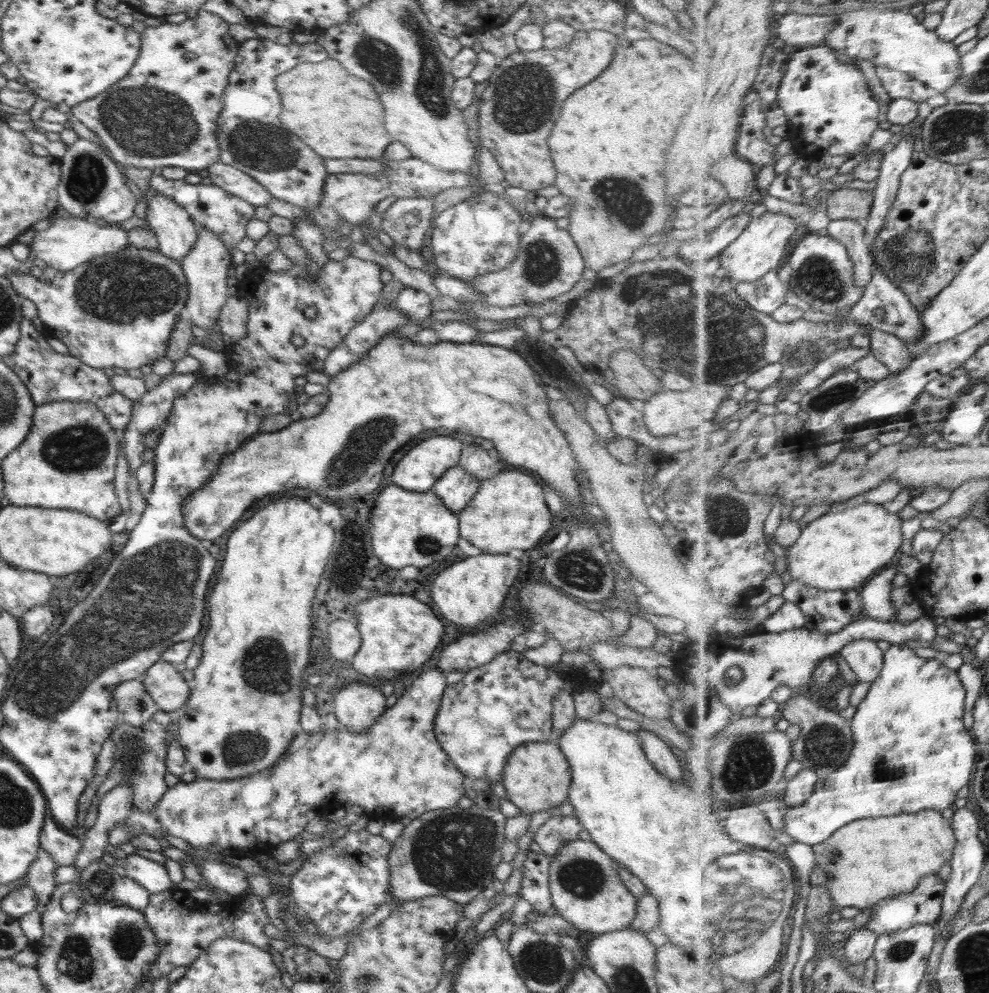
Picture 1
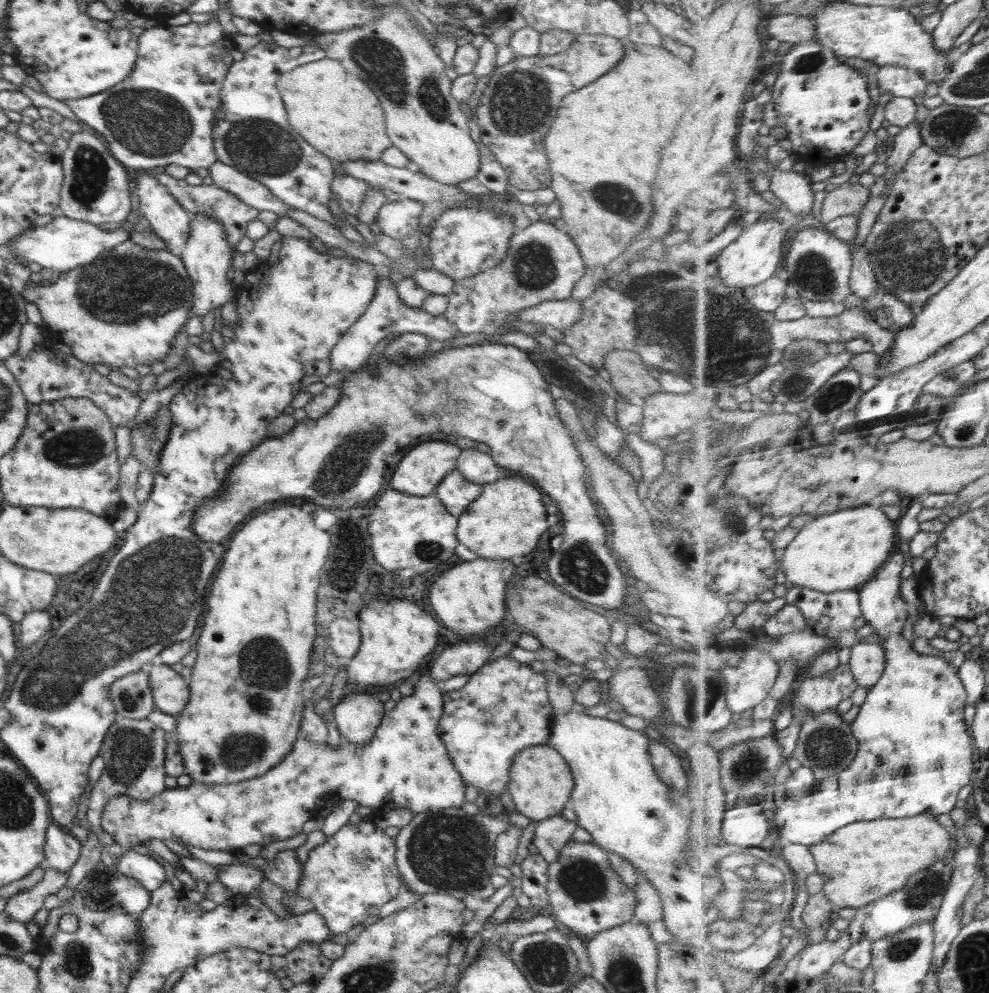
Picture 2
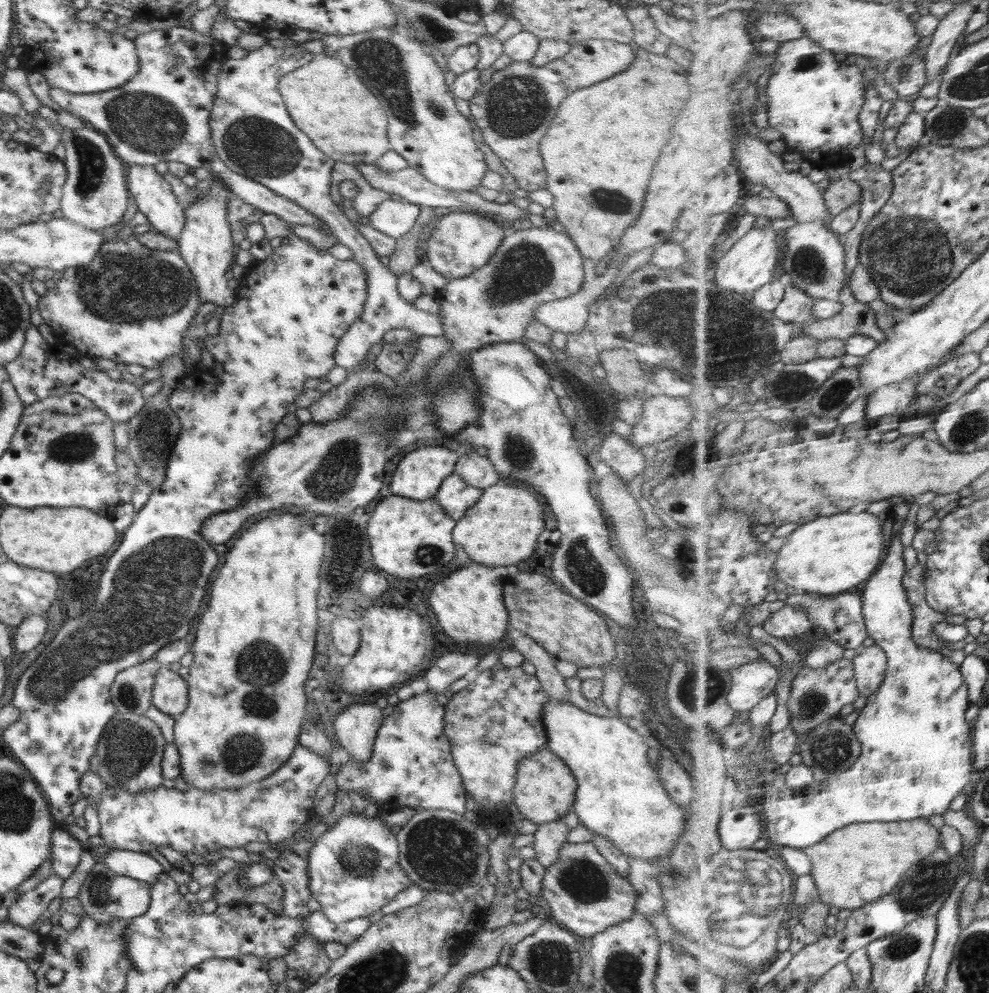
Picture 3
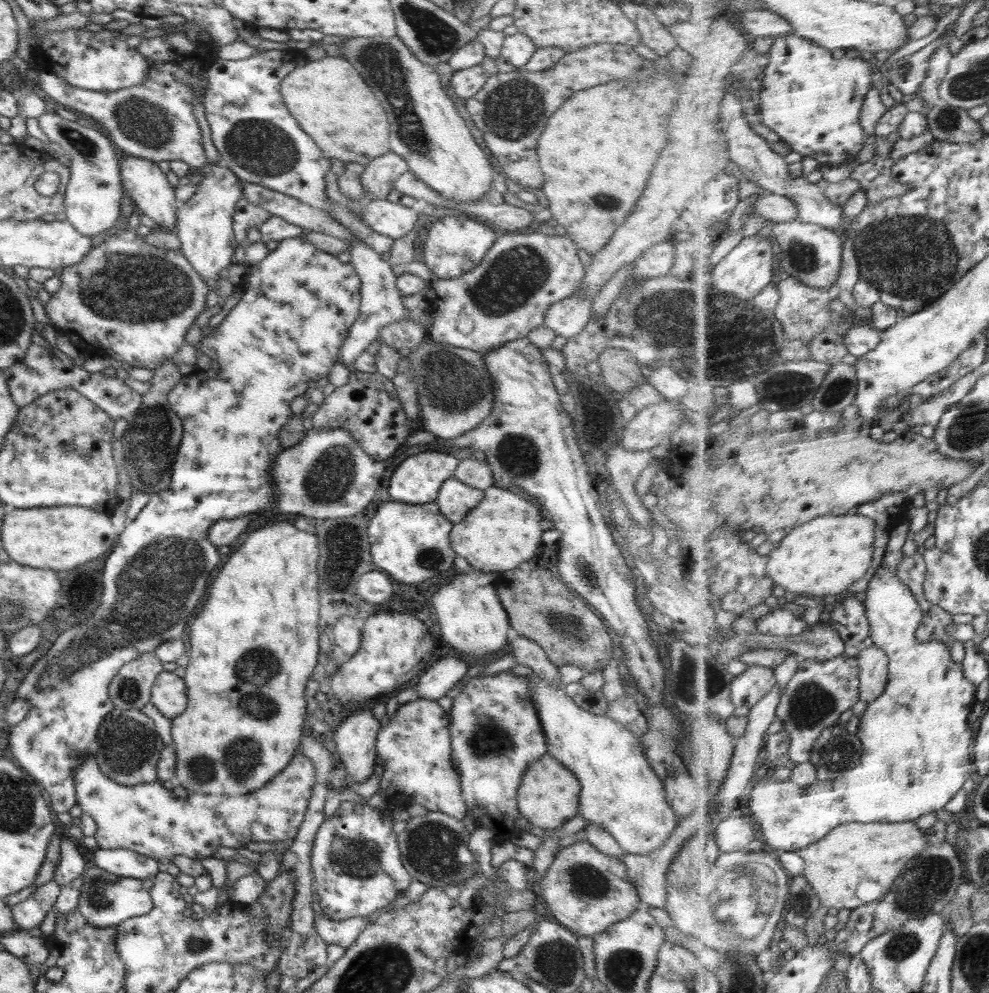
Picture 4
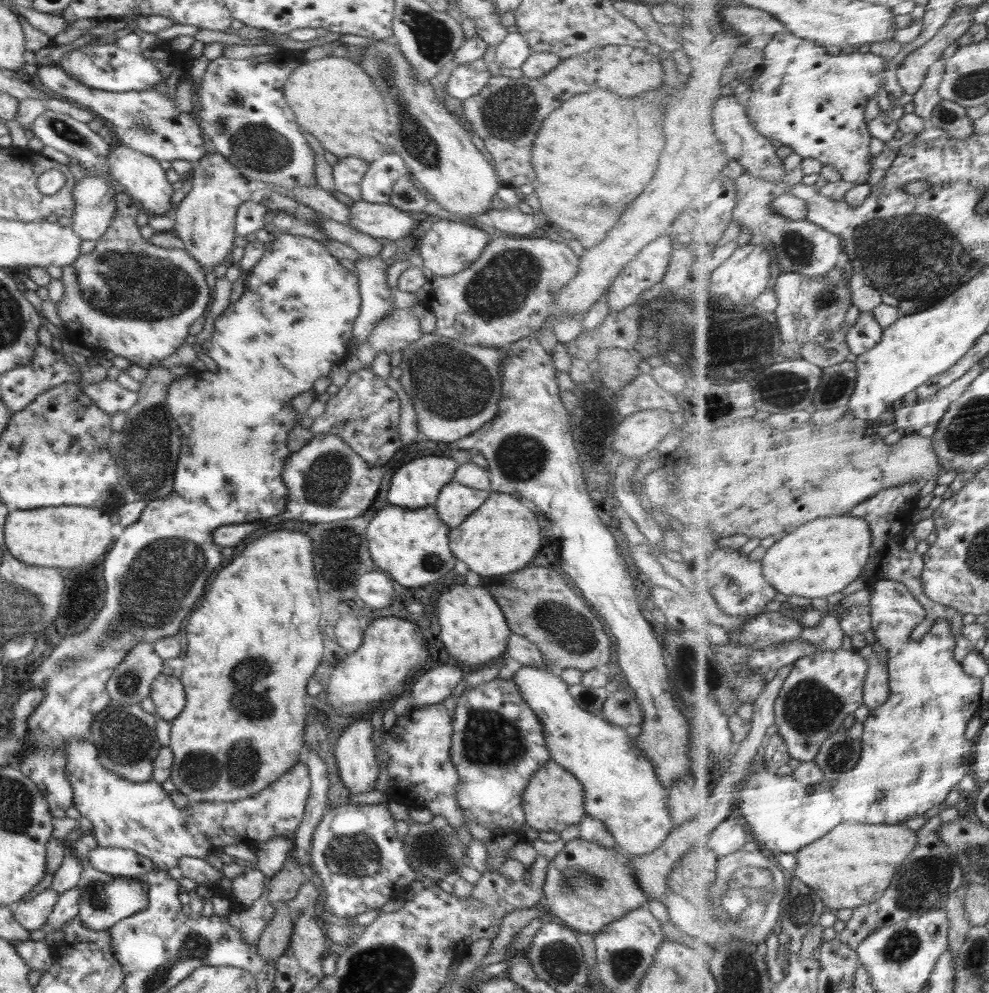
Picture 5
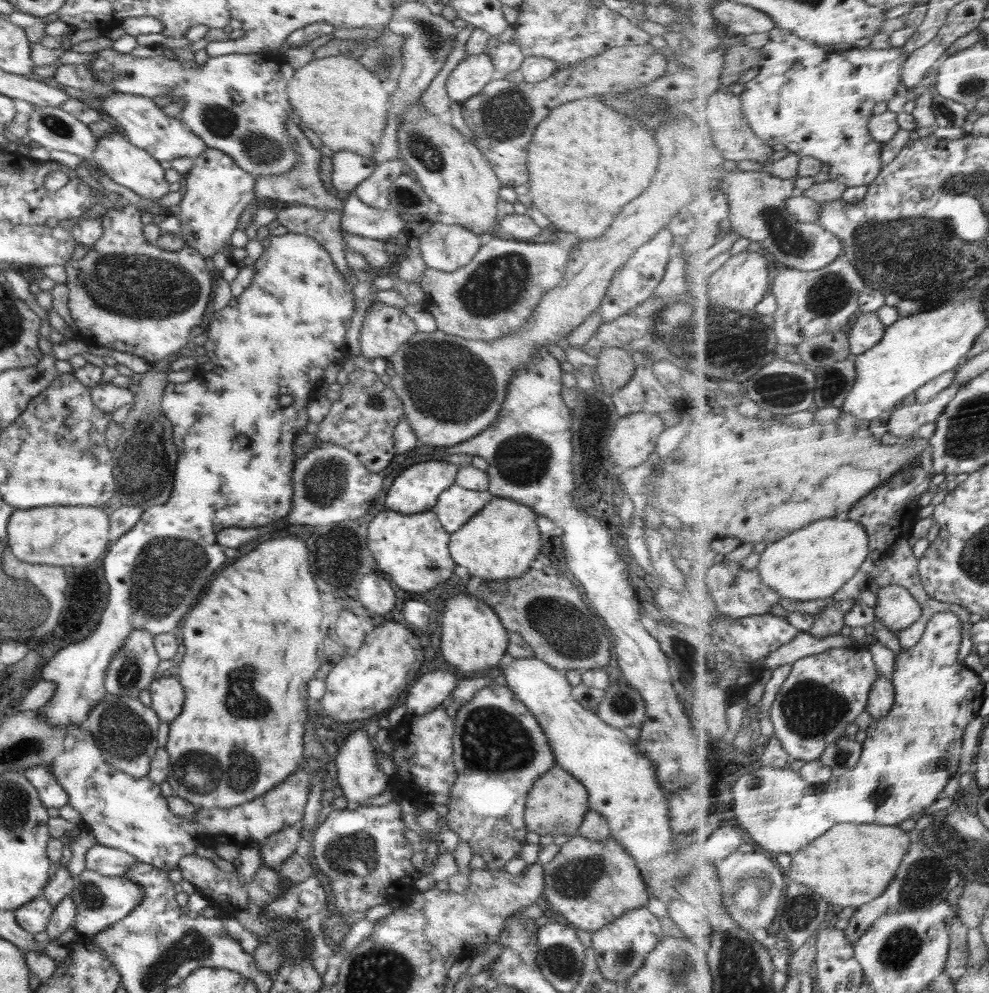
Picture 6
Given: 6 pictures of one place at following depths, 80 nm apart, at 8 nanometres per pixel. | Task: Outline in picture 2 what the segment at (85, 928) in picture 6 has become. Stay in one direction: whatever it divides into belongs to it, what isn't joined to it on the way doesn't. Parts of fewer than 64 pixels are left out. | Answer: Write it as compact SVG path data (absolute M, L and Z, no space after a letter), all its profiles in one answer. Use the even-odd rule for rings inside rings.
M102 862L82 878L75 891L82 896L86 908L106 911L118 906L128 911L134 920L150 906L150 893L145 887Z

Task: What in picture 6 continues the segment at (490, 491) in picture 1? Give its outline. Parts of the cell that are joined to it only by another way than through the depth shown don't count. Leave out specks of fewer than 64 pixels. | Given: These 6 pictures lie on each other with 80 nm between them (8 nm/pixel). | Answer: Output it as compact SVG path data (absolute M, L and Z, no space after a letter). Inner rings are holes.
M494 497L458 532L449 535L449 553L470 576L484 581L513 579L523 575L539 553L544 537L539 532L534 510L510 499Z

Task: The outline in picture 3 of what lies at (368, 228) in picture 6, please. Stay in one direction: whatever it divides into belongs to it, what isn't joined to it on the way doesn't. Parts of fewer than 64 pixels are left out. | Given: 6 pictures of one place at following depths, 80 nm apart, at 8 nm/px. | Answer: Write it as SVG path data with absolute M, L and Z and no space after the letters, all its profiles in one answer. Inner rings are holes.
M390 198L381 202L364 221L369 222L376 230L397 239L416 224L419 212L418 205Z

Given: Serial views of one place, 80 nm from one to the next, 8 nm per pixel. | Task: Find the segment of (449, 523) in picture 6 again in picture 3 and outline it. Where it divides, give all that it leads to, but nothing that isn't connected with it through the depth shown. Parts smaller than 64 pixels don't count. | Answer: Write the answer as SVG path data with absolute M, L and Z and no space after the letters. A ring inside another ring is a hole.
M454 472L442 481L434 497L451 520L460 521L466 509L473 507L482 493L481 488L468 484Z

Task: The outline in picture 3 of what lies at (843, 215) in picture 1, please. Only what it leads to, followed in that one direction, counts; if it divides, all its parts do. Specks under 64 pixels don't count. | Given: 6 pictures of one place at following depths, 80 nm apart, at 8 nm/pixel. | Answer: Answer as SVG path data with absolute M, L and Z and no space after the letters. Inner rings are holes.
M844 177L831 185L825 193L825 201L829 208L829 214L838 216L848 210L852 205L863 200L864 190L860 182Z

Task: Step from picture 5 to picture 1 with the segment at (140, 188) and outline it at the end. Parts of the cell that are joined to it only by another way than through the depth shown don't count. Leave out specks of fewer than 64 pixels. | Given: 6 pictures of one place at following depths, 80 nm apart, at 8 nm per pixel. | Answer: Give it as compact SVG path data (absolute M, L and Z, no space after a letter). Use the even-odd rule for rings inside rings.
M149 186L146 225L156 235L157 250L180 261L194 248L198 226L187 210Z

